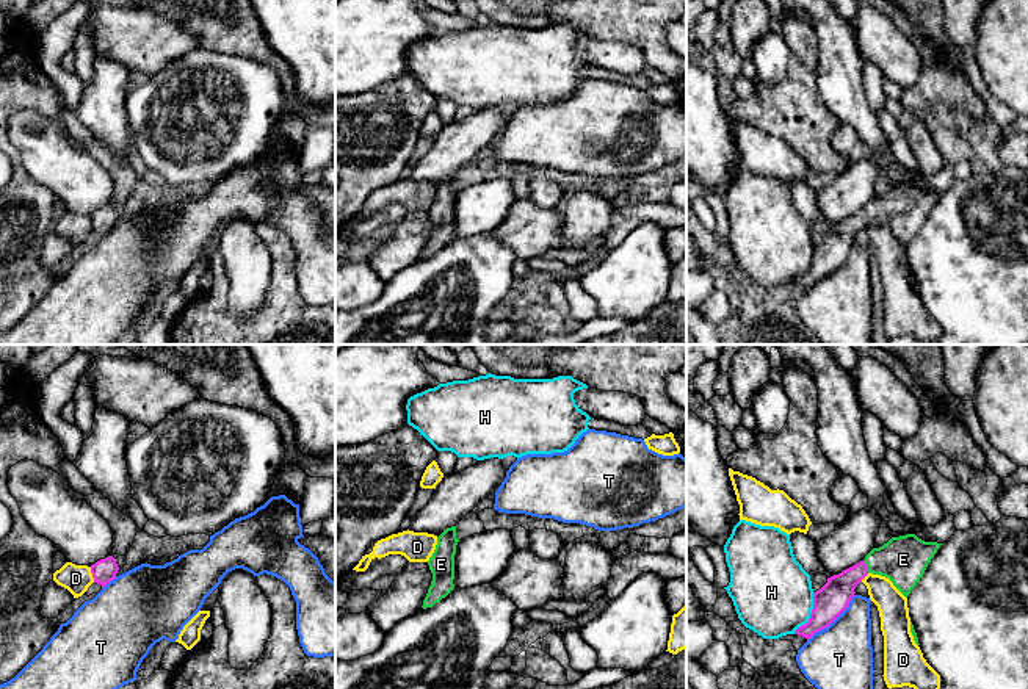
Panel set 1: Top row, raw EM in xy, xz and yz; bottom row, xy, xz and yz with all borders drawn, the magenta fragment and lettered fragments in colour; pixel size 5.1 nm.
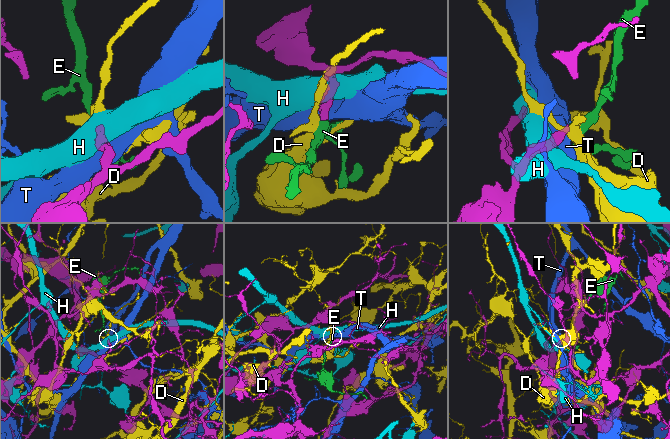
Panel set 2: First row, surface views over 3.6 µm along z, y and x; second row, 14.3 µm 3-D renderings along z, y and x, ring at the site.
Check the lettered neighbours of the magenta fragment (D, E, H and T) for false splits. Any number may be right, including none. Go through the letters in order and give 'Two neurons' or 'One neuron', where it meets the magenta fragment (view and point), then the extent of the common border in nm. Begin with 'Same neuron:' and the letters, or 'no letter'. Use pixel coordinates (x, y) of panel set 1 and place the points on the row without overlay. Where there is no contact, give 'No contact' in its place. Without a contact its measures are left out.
Same neuron: E
D: Two neurons. Touches magenta at xy (93, 224). Shared border 80 nm
E: One neuron. Touches magenta at yz (865, 215). Shared border 80 nm
H: Two neurons. Touches magenta at yz (810, 263). Shared border 240 nm
T: Two neurons. Touches magenta at yz (832, 270). Shared border 340 nm

